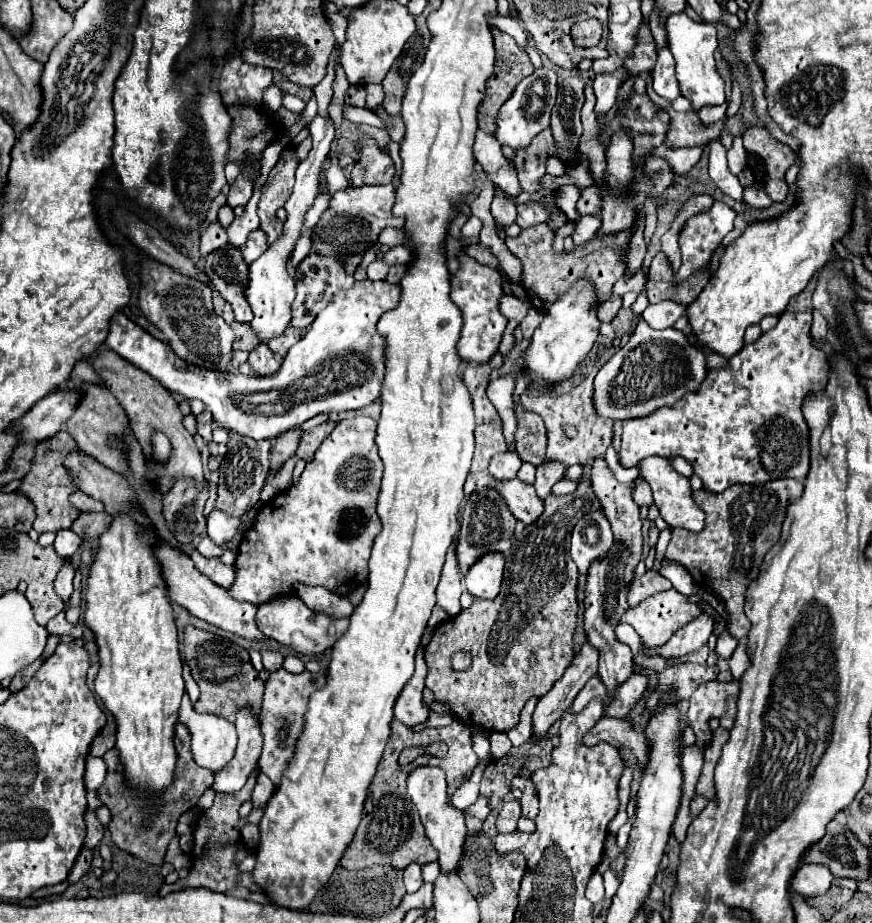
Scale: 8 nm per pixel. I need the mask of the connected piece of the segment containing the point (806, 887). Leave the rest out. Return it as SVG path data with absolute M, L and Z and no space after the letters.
M803 863L791 879L791 887L803 897L823 895L831 887L831 883L833 883L833 875L827 867L807 865L807 863Z

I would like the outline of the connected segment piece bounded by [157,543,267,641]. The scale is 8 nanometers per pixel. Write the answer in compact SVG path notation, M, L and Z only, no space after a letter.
M161 543L161 549L157 549L157 555L159 555L159 561L163 565L163 573L165 573L165 579L167 579L167 587L169 587L169 599L177 605L181 605L183 609L187 609L191 615L195 615L197 619L203 619L223 631L229 631L233 635L239 635L247 641L265 641L267 637L259 631L257 627L257 621L255 621L255 613L257 613L257 607L251 607L251 603L235 603L229 595L227 595L227 589L213 583L209 577L201 575L193 561L171 549L167 543Z

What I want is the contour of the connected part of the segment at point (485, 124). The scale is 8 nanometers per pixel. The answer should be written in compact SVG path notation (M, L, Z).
M493 27L493 39L495 39L495 75L491 75L491 83L487 85L487 99L483 107L479 107L479 129L493 135L495 133L495 117L515 87L533 73L533 65L529 61L529 55L519 49L515 39L497 27Z

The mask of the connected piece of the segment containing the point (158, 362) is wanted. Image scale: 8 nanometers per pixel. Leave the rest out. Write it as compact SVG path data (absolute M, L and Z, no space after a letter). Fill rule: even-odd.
M371 279L357 281L349 291L337 293L327 309L315 317L301 341L287 351L279 371L265 377L229 371L221 373L191 365L177 357L171 347L165 347L163 341L151 337L145 329L127 319L123 313L115 313L111 317L111 329L105 345L161 381L169 391L175 391L187 399L203 401L221 427L251 439L275 439L319 413L359 409L379 399L383 377L383 339L375 325L385 311L397 305L399 293L399 285ZM259 391L287 391L287 409L263 415L253 413L251 403L245 403L243 407L243 395Z

